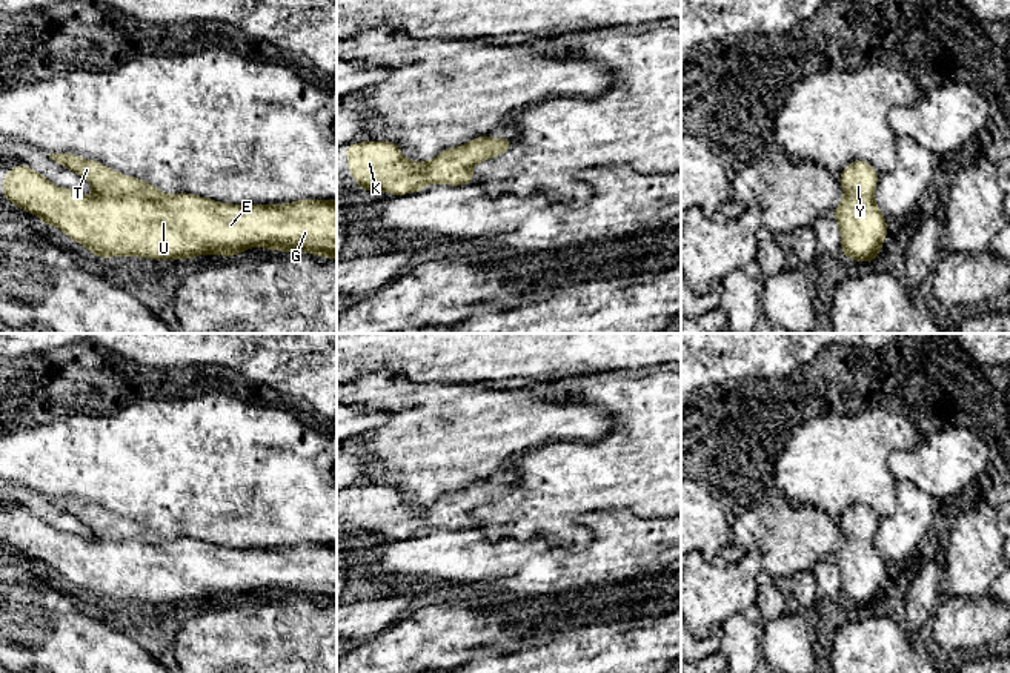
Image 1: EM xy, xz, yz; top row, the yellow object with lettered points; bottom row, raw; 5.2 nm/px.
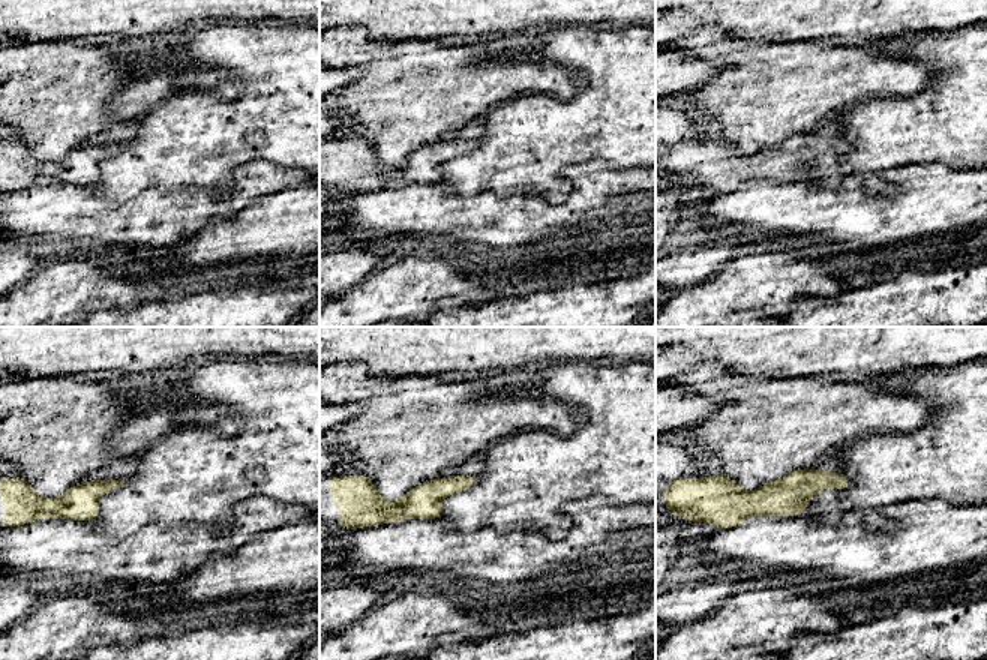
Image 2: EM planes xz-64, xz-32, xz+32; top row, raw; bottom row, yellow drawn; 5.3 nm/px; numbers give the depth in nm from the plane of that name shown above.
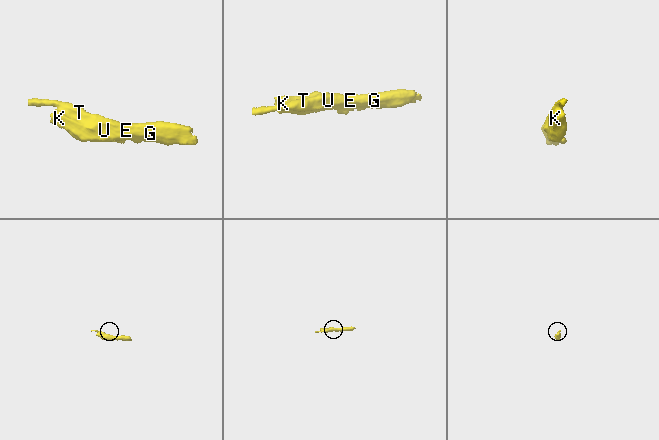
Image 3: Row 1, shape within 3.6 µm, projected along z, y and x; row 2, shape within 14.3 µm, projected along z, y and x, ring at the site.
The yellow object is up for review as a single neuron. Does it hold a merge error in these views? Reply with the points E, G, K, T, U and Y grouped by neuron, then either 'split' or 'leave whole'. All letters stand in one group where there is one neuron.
groups E G K T U Y; leave whole

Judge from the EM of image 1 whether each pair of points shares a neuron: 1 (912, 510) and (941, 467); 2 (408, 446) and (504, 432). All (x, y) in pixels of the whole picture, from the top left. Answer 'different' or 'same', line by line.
1: different
2: same

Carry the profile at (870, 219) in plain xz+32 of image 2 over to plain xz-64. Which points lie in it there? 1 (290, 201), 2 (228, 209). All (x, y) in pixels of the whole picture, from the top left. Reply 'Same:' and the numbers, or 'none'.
Same: 2

